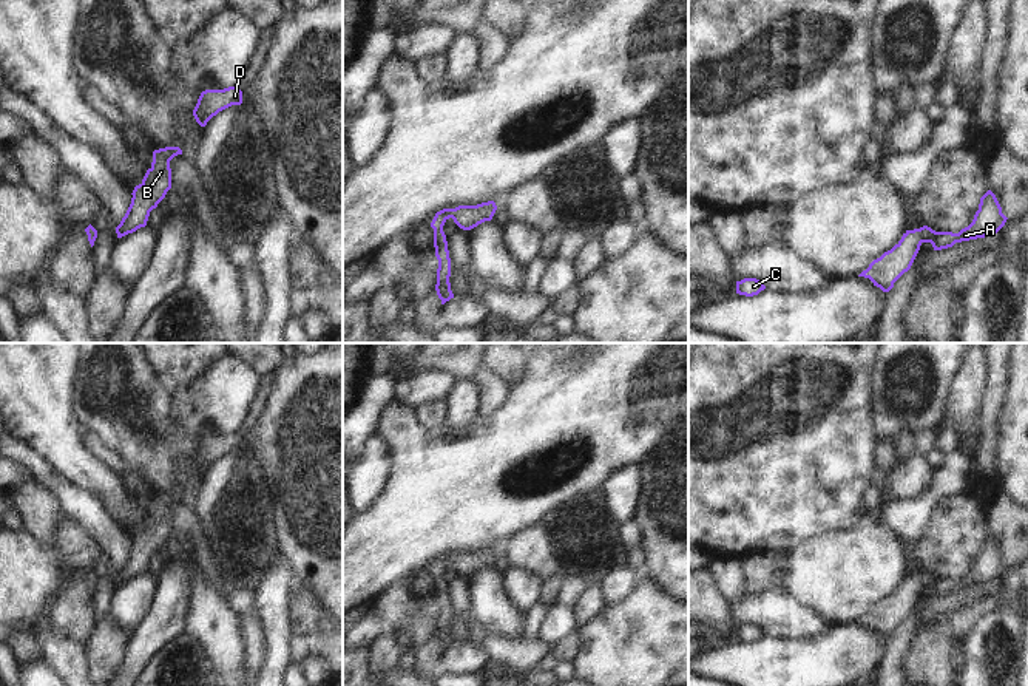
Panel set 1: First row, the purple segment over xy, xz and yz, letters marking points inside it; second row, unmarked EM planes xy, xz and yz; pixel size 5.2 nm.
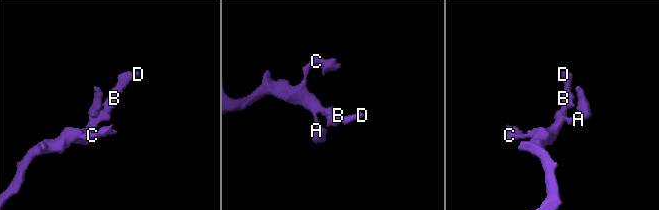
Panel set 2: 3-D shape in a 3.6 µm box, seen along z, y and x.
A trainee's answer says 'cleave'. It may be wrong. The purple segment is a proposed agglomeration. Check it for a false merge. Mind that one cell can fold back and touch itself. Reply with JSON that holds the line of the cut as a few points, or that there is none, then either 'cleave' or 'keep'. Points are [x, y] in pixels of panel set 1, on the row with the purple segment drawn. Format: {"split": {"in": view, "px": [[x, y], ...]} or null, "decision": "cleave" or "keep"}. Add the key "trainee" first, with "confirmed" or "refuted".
{"trainee": "refuted", "split": null, "decision": "keep"}

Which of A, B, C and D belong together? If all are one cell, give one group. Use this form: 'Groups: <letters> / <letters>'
Groups: A B C D

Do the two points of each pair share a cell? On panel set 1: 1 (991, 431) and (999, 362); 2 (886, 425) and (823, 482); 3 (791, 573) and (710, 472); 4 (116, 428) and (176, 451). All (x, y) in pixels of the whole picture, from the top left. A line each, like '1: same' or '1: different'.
1: same
2: different
3: different
4: same

